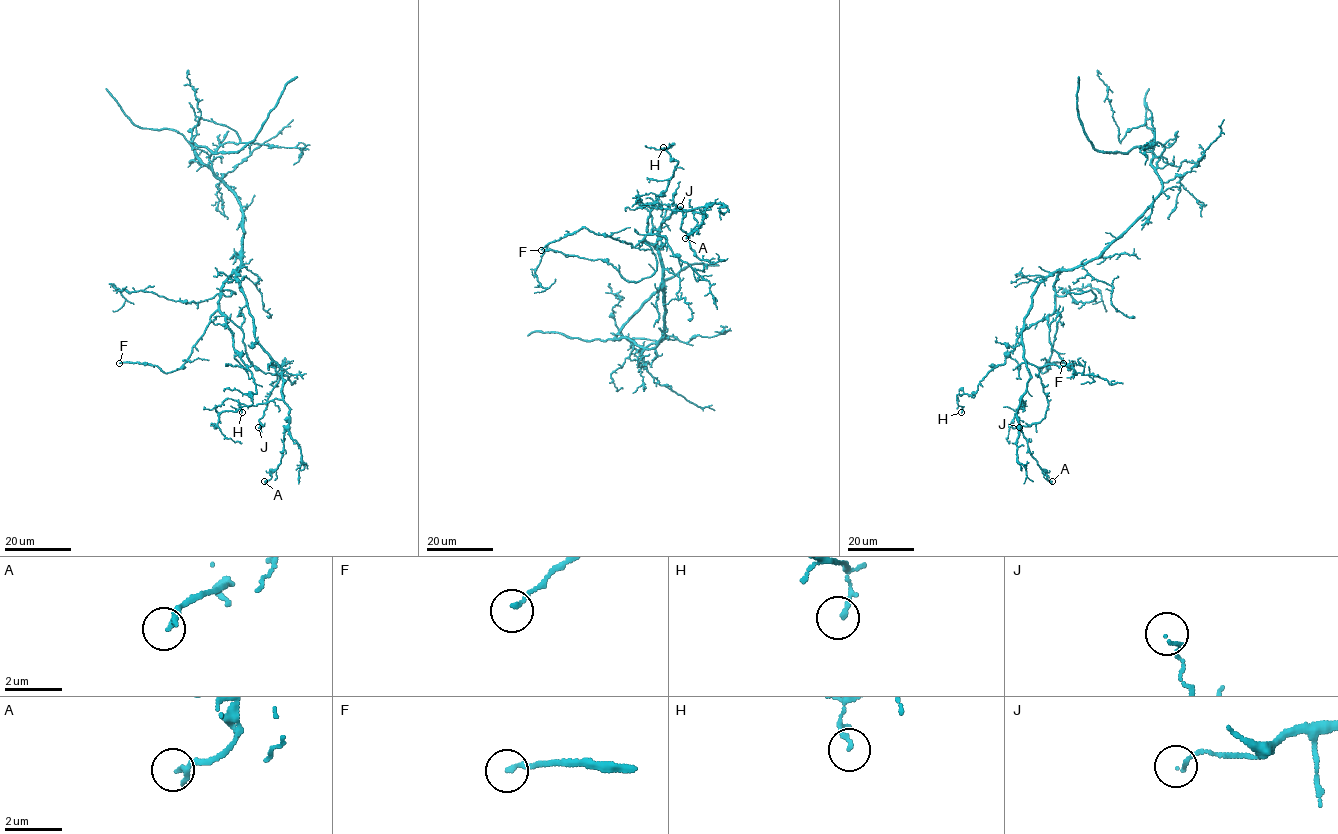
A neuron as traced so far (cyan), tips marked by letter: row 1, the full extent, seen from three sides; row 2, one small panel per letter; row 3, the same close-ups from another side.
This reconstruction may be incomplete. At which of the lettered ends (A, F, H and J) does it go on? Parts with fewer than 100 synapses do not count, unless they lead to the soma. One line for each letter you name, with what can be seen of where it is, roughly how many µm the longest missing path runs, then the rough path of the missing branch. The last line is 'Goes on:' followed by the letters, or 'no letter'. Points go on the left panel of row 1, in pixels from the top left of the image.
Goes on: no letter

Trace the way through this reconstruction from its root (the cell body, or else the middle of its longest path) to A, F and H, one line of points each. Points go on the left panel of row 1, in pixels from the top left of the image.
A: (242, 246), (236, 280), (253, 319), (255, 341), (281, 370), (281, 396), (289, 410), (280, 464), (264, 481)
F: (242, 246), (241, 265), (222, 286), (218, 308), (180, 367), (166, 373), (156, 365), (119, 363)
H: (242, 246), (242, 264), (218, 302), (232, 347), (256, 385), (256, 393), (245, 393), (252, 403), (242, 412)

